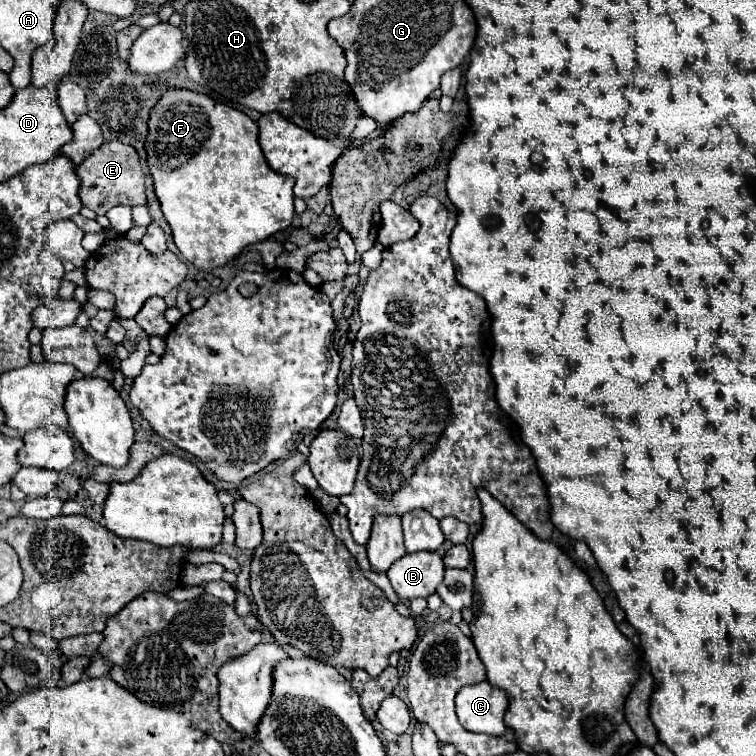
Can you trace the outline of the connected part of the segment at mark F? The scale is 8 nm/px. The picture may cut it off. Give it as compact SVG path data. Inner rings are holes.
M187 89L167 91L151 111L145 149L155 181L155 193L159 197L161 211L171 225L177 249L199 271L211 271L235 261L245 247L265 241L267 237L287 229L293 221L295 181L293 177L275 173L267 165L257 143L257 135L257 123L245 113Z

